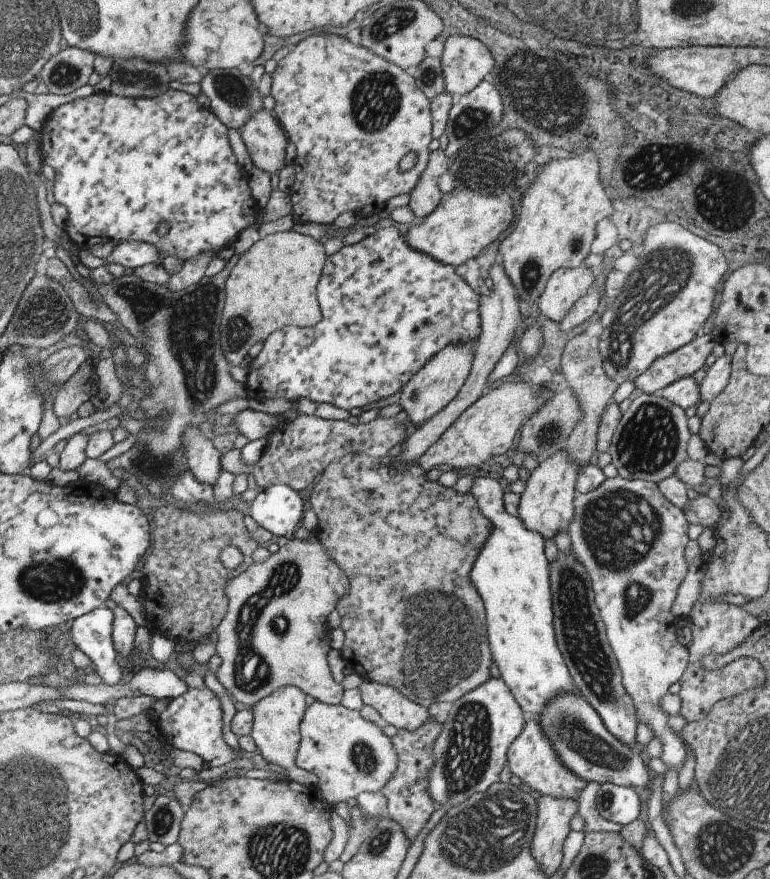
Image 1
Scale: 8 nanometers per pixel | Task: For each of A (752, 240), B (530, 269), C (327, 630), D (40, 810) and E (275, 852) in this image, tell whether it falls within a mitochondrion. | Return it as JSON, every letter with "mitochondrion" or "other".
{"A":"other","B":"mitochondrion","C":"other","D":"mitochondrion","E":"mitochondrion"}

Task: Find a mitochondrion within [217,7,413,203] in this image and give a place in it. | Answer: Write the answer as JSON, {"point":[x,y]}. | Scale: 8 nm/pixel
{"point":[375,101]}

